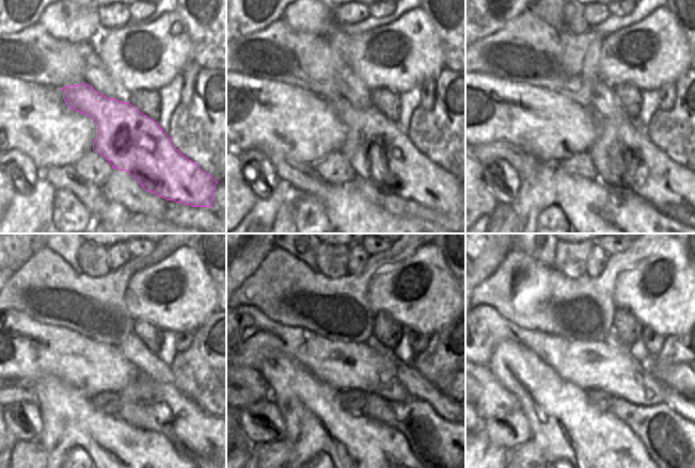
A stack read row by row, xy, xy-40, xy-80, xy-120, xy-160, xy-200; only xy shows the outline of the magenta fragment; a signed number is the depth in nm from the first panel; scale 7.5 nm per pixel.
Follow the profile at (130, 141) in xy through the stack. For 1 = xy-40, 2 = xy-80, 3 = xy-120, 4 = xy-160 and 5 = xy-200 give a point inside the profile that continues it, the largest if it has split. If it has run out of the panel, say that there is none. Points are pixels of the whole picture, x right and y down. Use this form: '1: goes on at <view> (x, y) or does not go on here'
1: goes on at xy-40 (378, 150)
2: goes on at xy-80 (624, 156)
3: goes on at xy-120 (204, 439)
4: goes on at xy-160 (437, 442)
5: goes on at xy-200 (682, 448)

